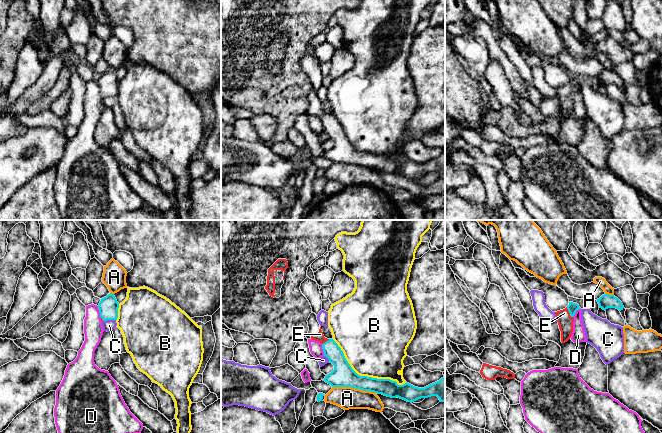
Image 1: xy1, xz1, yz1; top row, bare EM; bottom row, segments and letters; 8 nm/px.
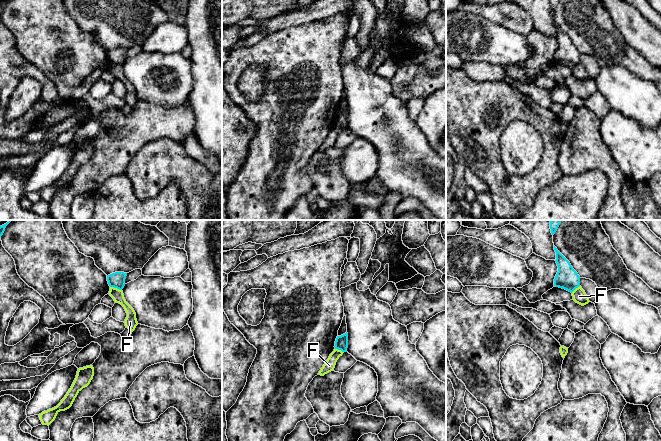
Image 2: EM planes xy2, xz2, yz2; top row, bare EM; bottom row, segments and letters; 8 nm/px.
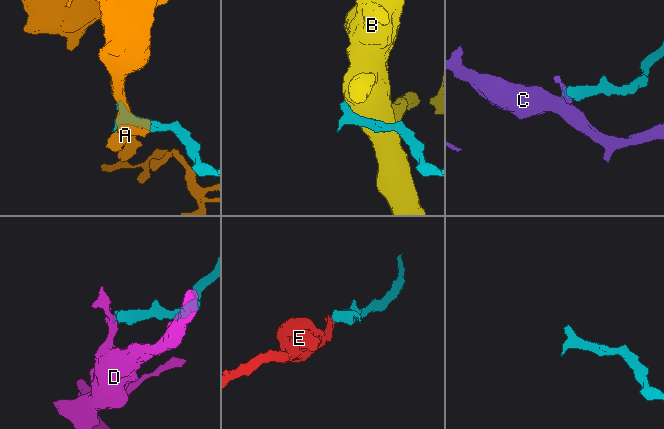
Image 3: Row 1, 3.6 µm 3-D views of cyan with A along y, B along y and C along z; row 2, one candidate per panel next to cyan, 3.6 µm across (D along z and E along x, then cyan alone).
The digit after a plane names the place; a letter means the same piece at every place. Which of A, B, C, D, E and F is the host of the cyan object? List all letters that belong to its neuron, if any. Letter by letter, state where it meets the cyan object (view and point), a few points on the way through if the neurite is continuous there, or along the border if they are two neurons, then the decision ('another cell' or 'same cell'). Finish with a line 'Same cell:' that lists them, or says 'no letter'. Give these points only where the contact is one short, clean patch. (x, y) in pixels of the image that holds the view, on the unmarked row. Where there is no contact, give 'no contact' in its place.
A: contact xz1 (354, 163); another cell
B: contact xz1 (365, 152); another cell
C: contact xy1 (109, 95); border xy1 (115, 95), (103, 97); another cell
D: contact xy1 (99, 88); border xy1 (97, 82), (101, 93); another cell
E: contact yz1 (569, 88); way yz1 (572, 83), (569, 88), (565, 93), (565, 97); same cell
F: contact xy2 (116, 63); border xy2 (110, 62), (121, 66); another cell
Same cell: E

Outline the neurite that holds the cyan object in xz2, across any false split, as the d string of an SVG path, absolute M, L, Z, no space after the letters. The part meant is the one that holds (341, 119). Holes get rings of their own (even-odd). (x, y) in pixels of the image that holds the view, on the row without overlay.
M348 109L341 112L337 112L335 117L335 125L341 126L342 128L347 128L348 124Z

